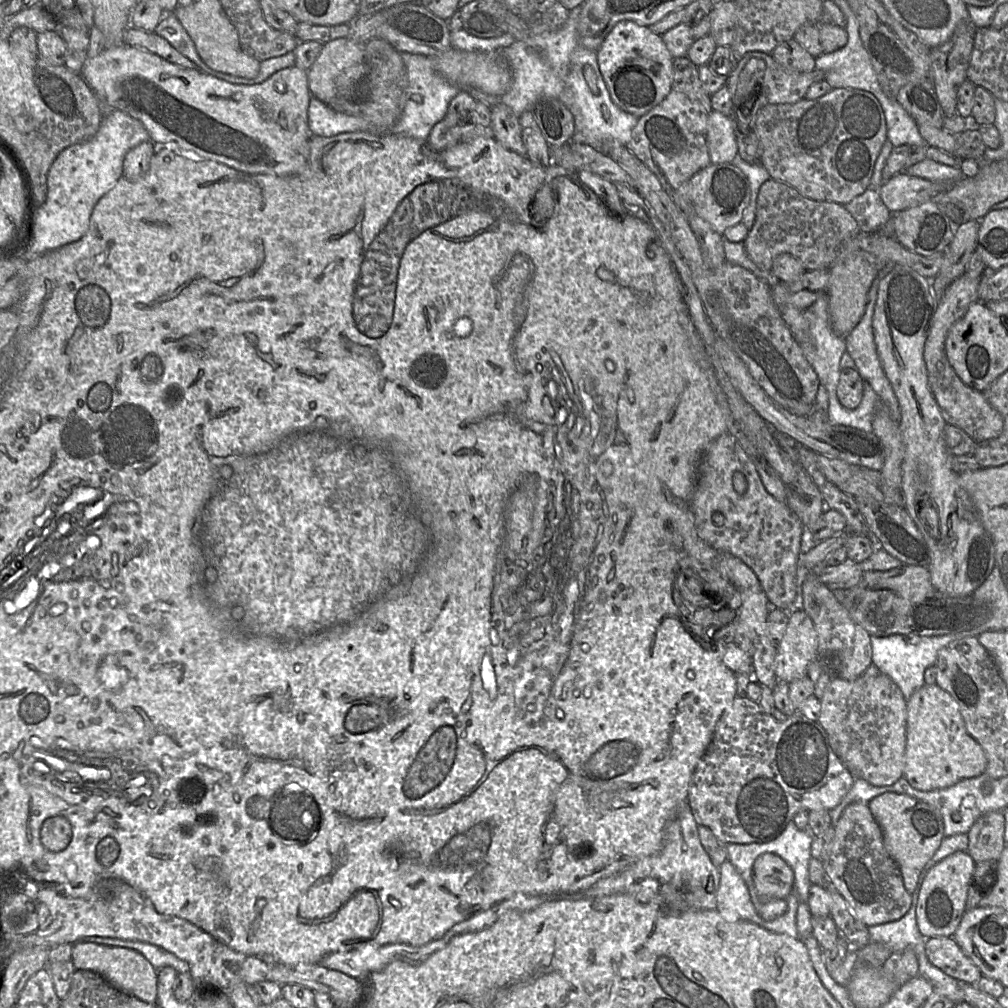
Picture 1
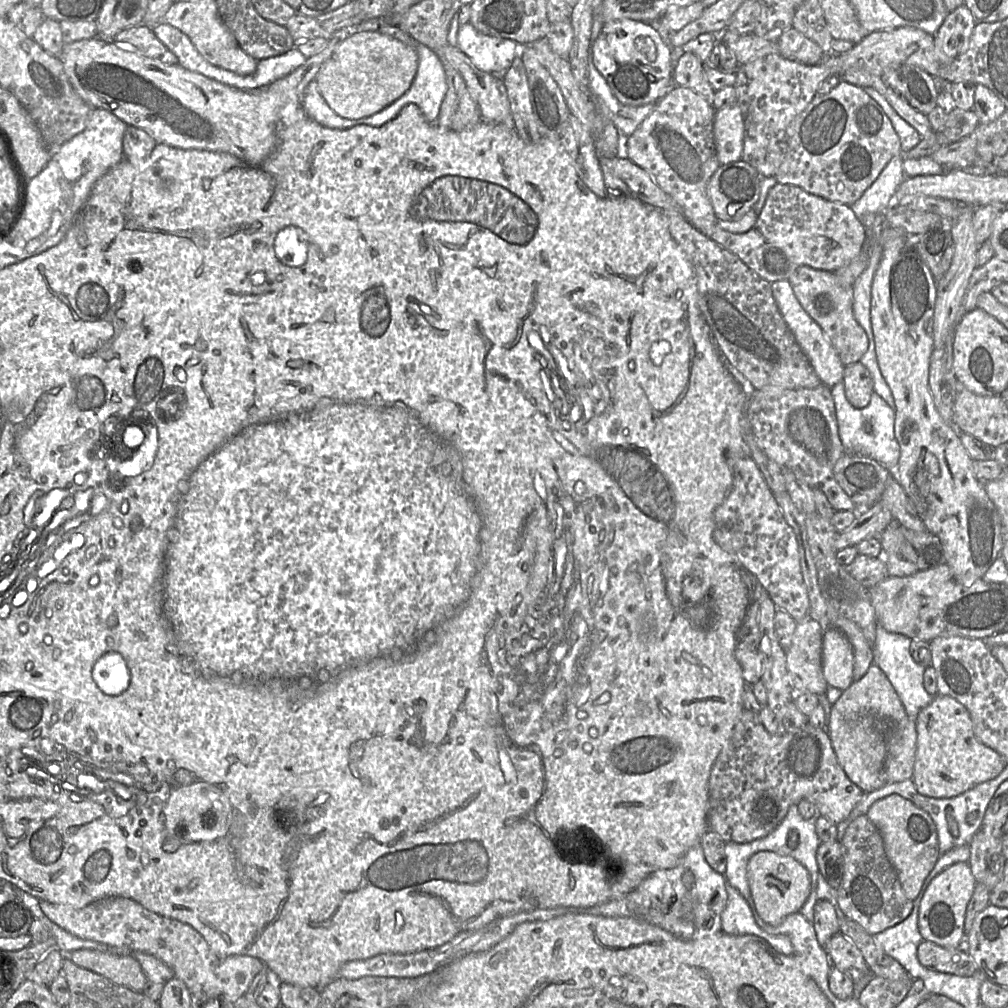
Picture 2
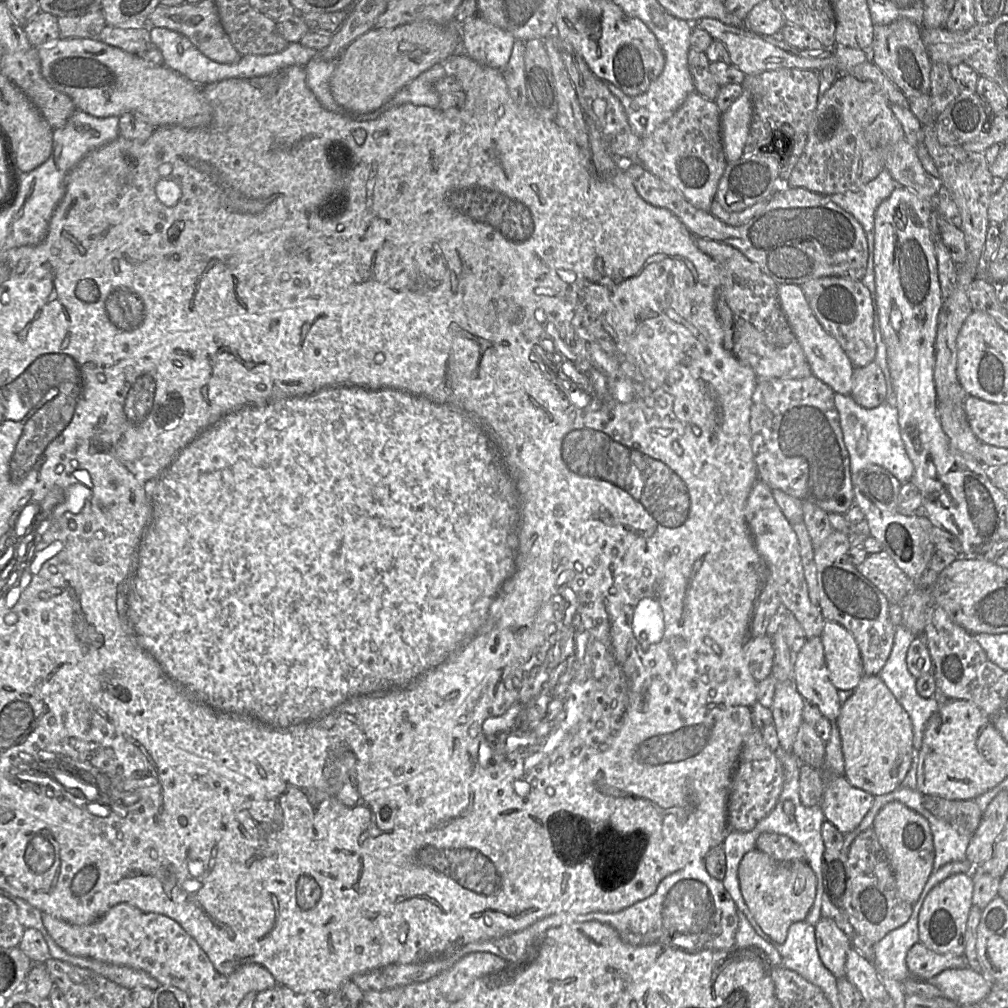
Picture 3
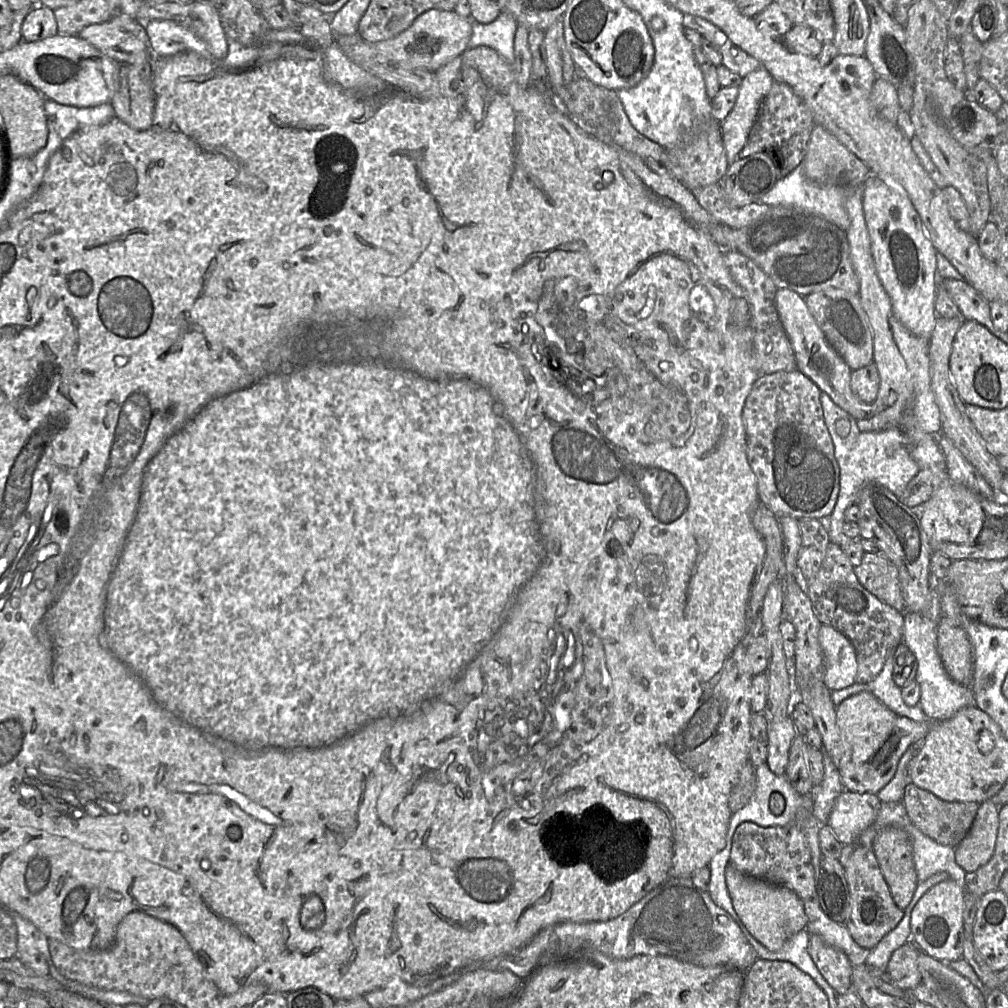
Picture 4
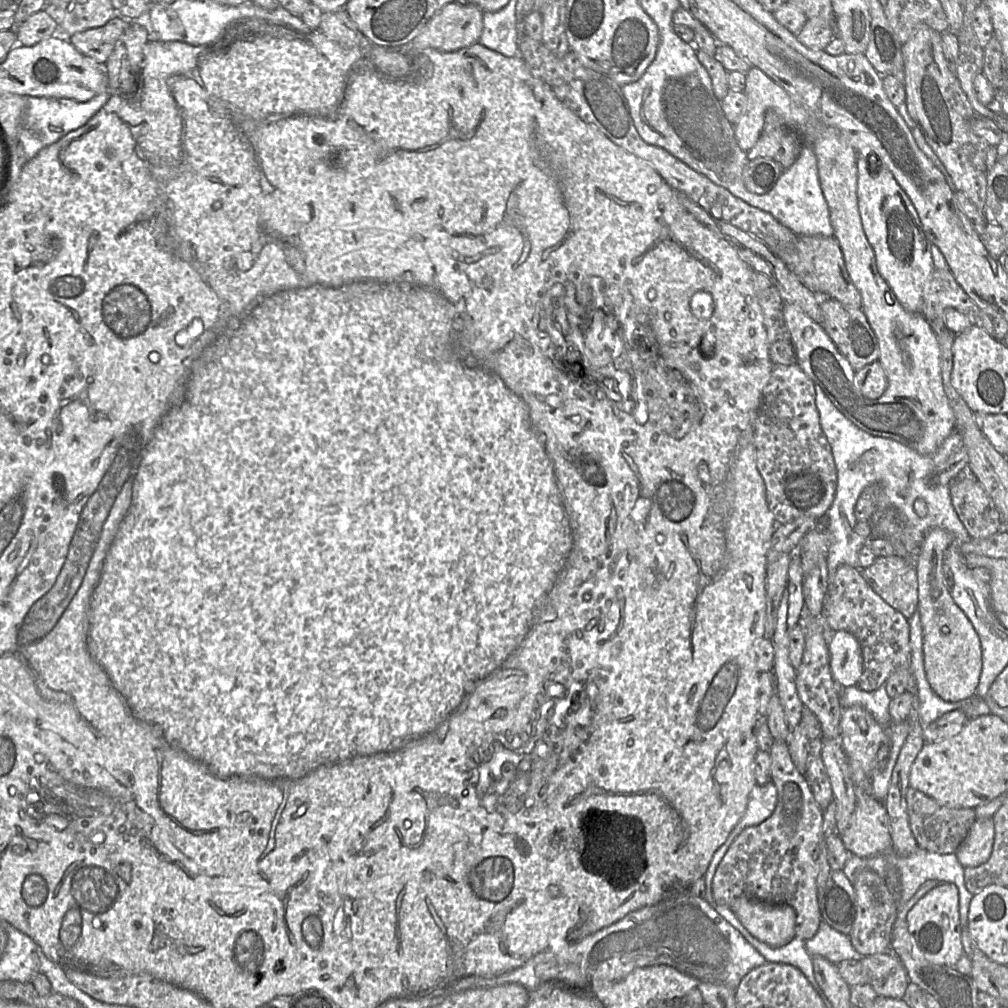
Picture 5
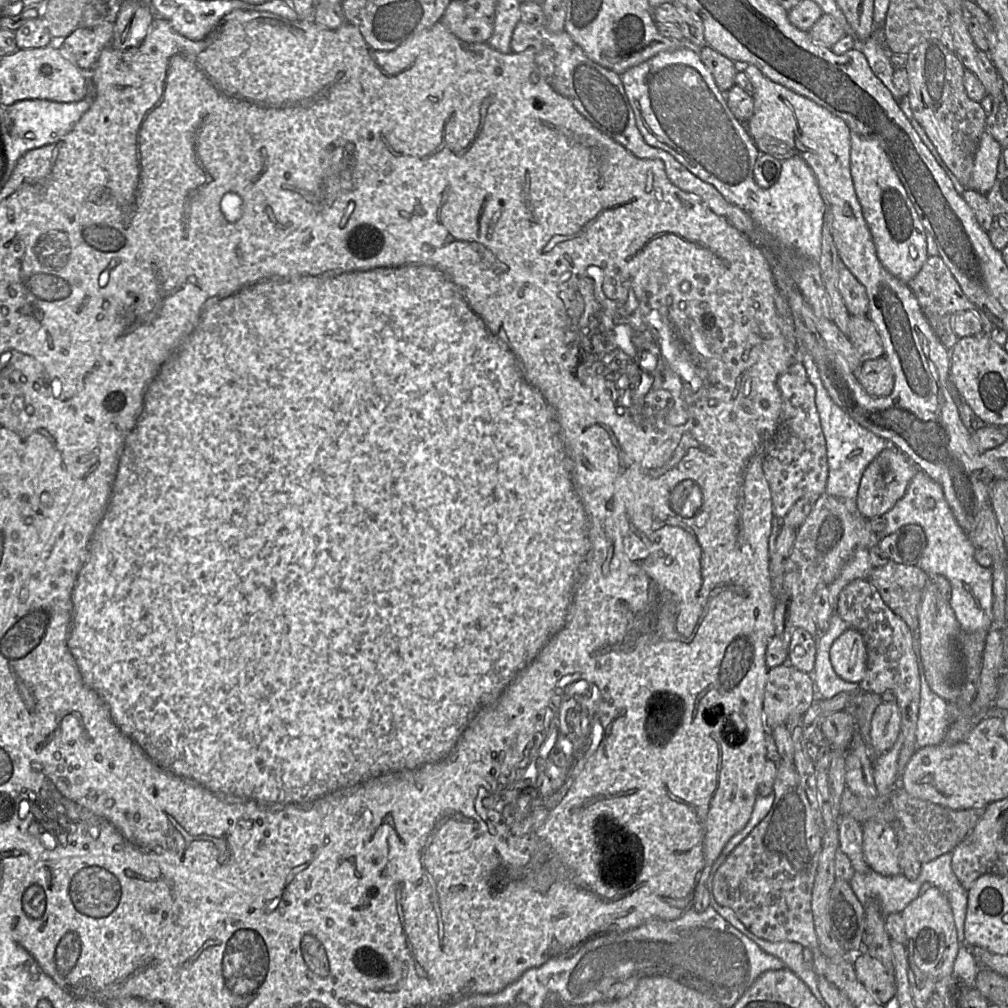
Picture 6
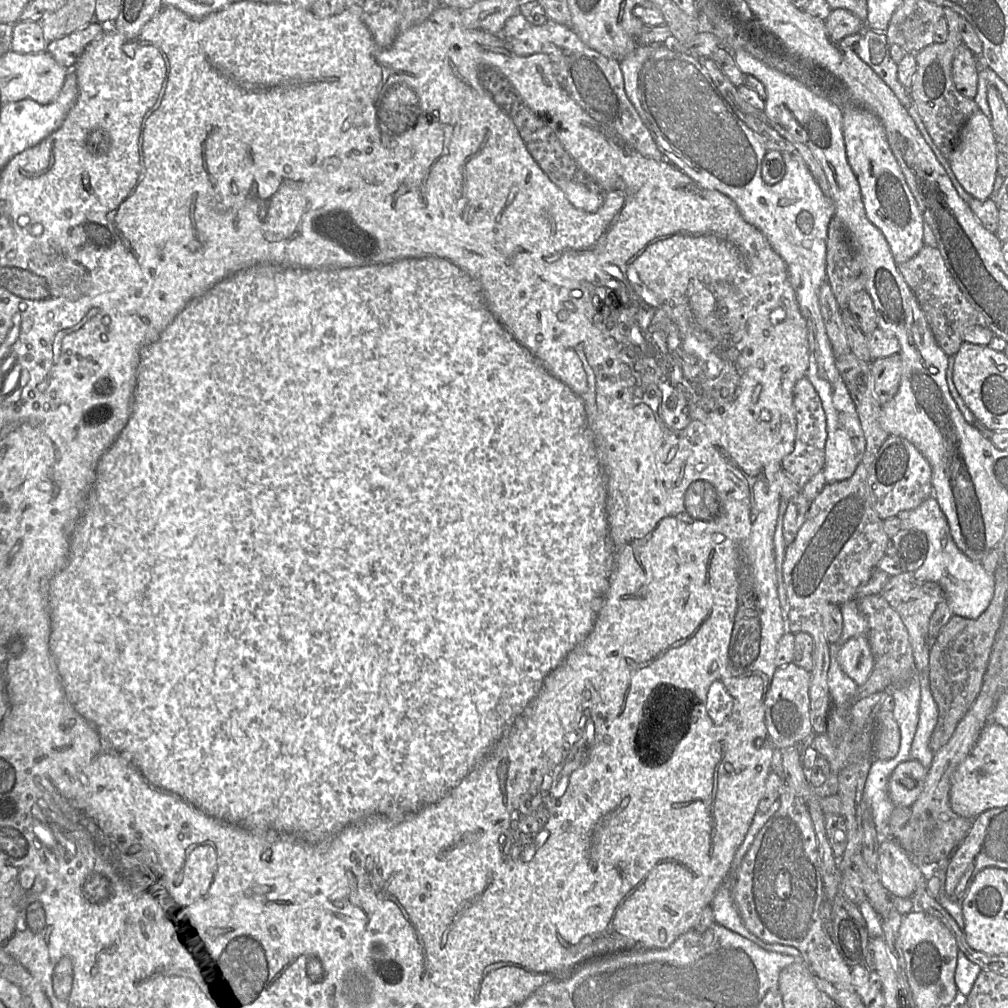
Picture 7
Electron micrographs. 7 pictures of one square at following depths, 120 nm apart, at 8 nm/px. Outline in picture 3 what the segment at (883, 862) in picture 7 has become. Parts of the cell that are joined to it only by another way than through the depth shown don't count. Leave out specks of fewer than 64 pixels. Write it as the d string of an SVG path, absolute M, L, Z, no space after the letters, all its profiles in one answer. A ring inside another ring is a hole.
M839 775L824 779L819 806L825 820L845 835L856 829L873 799L873 795L852 786L844 775Z

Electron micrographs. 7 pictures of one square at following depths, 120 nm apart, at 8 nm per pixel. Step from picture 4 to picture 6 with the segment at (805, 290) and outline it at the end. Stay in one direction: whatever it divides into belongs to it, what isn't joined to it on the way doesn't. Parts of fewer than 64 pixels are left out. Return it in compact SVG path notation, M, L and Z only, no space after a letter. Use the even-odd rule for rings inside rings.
M839 263L837 287L850 316L868 316L868 297L864 286Z

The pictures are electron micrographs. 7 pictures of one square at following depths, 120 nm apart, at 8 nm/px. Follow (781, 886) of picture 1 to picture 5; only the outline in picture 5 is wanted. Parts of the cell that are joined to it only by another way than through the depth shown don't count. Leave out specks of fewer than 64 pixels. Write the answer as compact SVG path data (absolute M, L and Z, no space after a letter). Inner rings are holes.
M741 896L730 908L755 938L769 946L781 947L795 938L796 912L787 904Z

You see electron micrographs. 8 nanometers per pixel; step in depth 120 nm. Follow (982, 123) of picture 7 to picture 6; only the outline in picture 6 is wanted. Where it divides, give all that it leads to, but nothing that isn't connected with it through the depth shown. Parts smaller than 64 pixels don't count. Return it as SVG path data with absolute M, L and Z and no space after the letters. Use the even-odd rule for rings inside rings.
M986 131L983 132L975 154L969 188L987 194L995 183L1001 145Z

